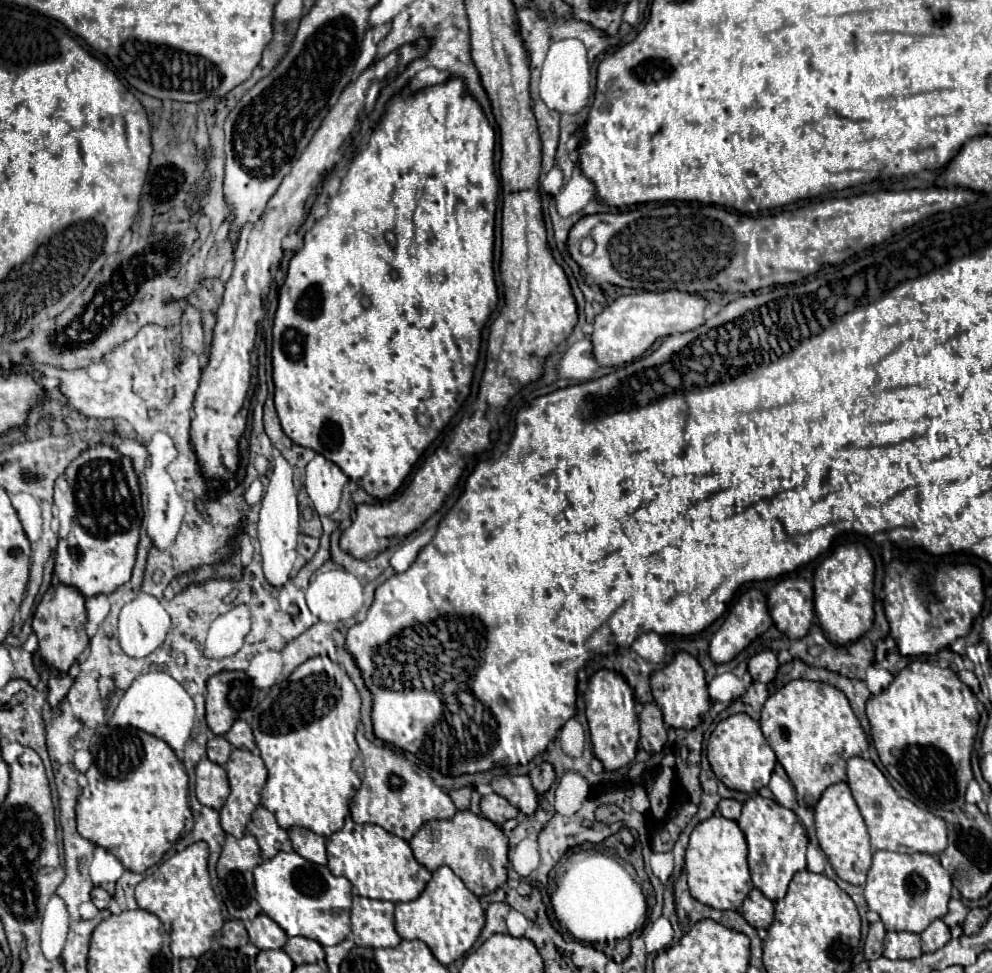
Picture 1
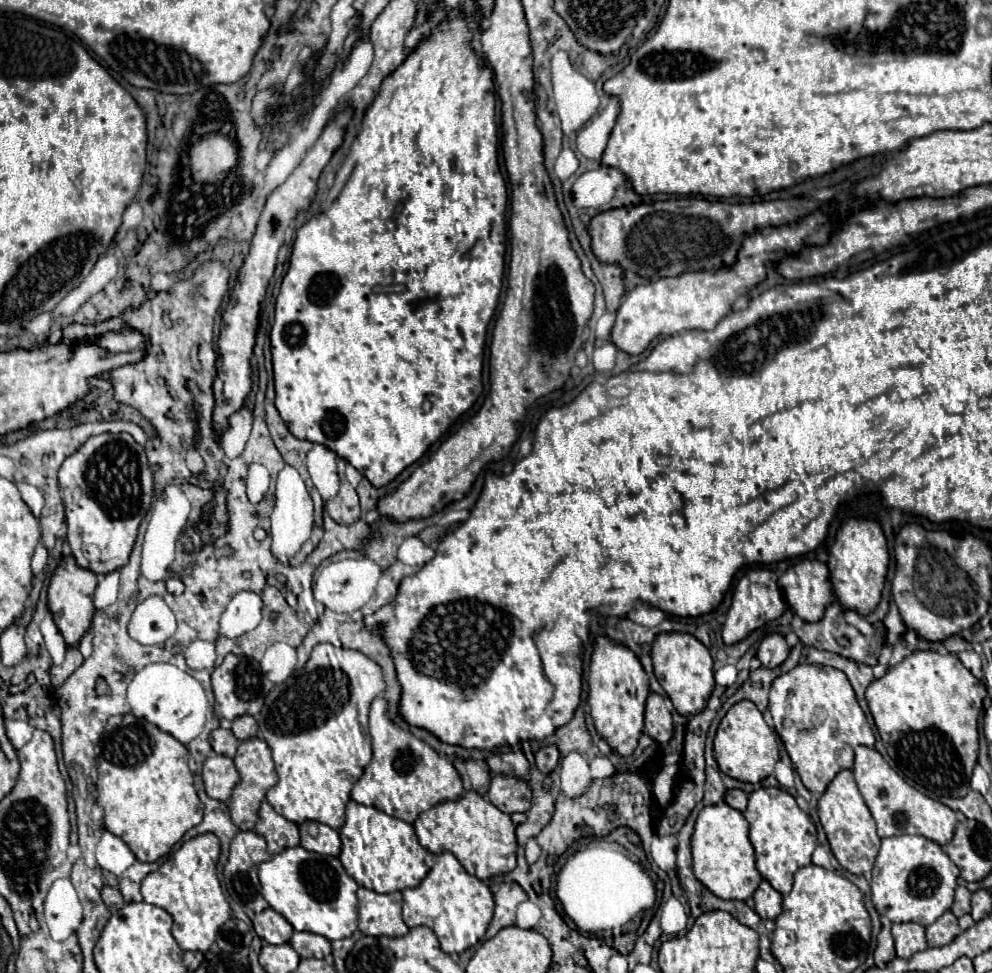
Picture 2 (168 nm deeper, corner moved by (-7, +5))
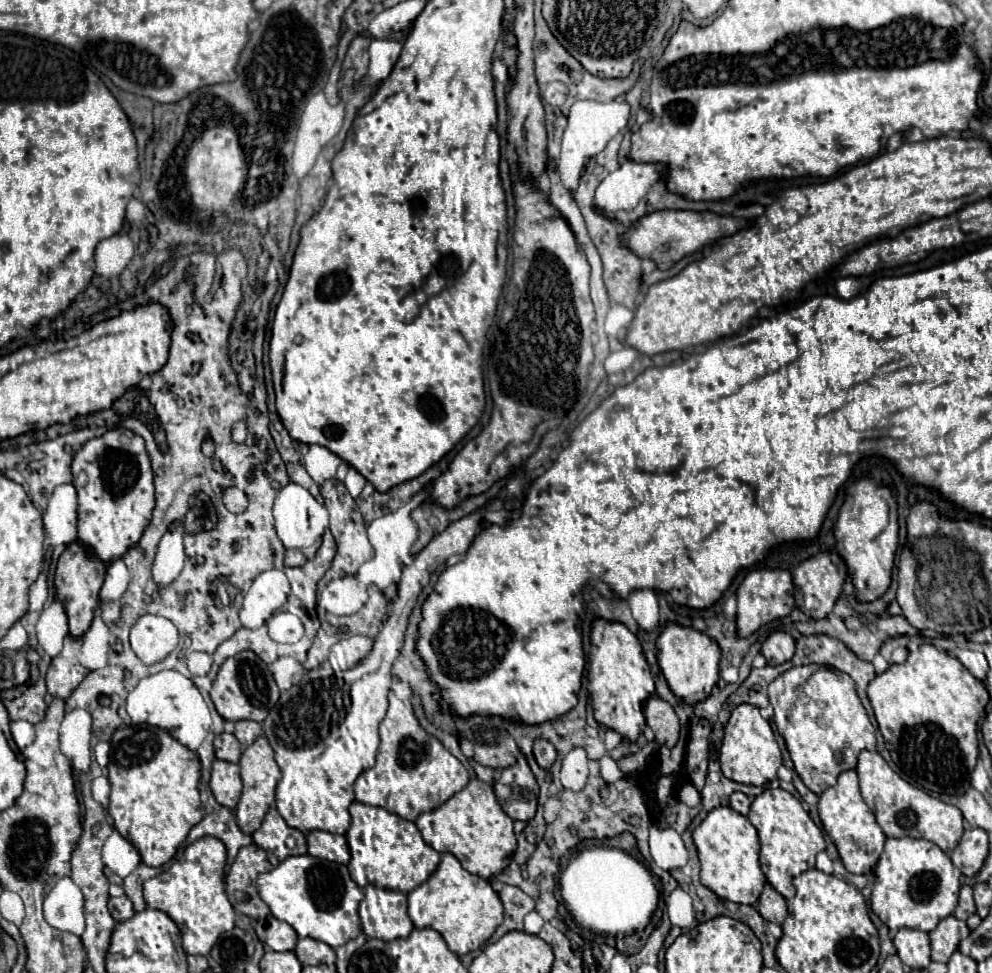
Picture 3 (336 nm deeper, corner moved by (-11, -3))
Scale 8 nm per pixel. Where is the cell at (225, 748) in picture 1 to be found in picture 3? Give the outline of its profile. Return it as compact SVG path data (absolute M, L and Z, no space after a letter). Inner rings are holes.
M219 734L215 738L215 756L219 760L227 760L227 762L239 762L241 758L241 746L237 742L237 738L233 734Z

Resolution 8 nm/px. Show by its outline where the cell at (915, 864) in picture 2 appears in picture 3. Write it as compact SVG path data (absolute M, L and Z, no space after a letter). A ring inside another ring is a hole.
M887 838L885 850L875 866L875 886L871 896L871 910L881 918L883 924L887 924L893 932L899 928L915 928L921 932L931 932L943 916L951 916L957 898L959 898L959 874L949 856L933 842L925 838Z

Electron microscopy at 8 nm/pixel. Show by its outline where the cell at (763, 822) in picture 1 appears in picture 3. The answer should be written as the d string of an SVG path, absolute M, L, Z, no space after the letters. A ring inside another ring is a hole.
M783 788L763 790L751 804L749 822L757 828L761 840L761 870L767 876L767 882L787 900L793 900L793 878L815 868L815 856L825 850L823 832L803 810L801 802Z

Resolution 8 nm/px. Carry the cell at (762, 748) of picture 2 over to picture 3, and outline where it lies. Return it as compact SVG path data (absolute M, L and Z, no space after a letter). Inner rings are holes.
M739 704L735 712L731 712L731 718L725 726L723 746L719 750L719 762L723 774L741 784L763 786L777 776L777 768L781 766L781 752L771 724L759 714L757 706Z

